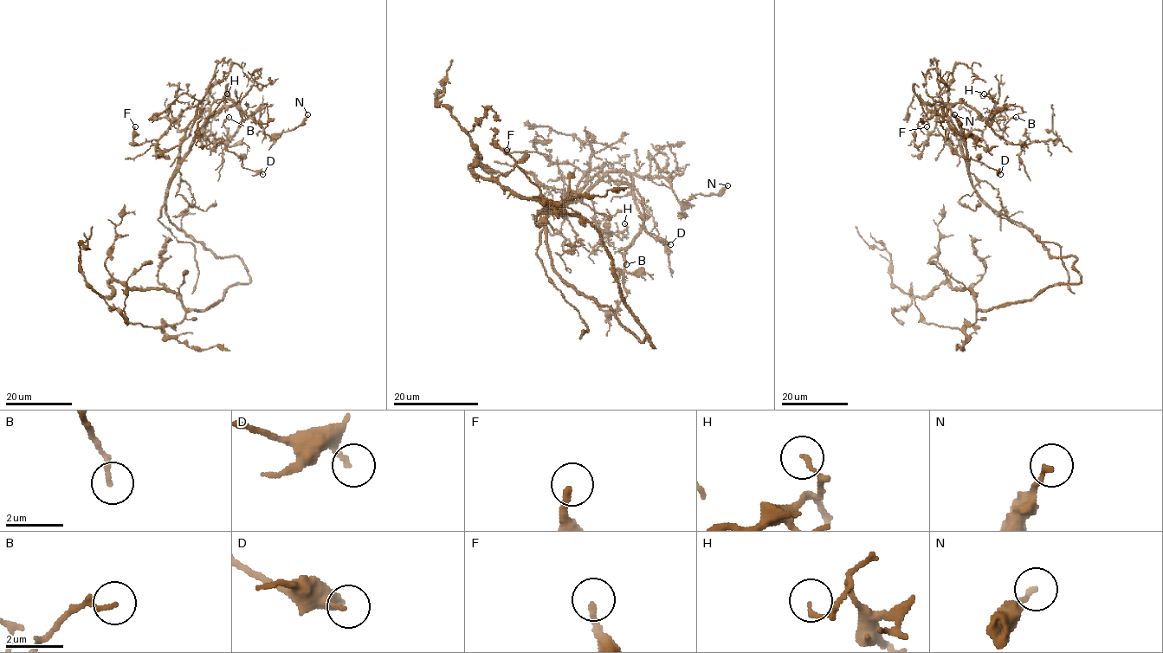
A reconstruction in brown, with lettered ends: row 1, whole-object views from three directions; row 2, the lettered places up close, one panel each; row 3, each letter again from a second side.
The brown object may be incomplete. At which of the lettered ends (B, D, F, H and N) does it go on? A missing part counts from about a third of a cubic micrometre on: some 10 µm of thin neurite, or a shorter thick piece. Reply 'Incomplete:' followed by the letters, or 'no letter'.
Incomplete: no letter

